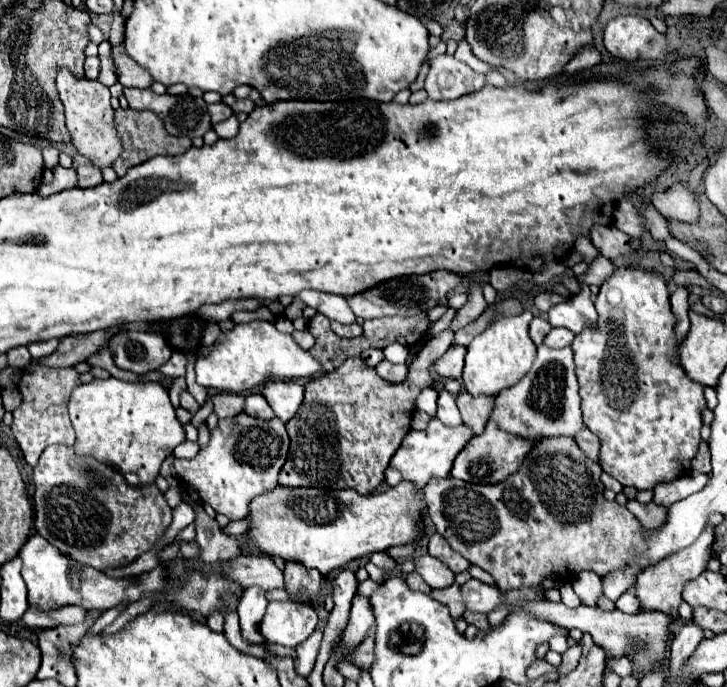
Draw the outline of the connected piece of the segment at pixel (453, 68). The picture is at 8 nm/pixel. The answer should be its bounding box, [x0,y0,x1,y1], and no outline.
[426,54,486,100]

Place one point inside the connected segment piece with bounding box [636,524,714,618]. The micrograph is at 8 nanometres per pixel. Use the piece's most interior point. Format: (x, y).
(659, 588)

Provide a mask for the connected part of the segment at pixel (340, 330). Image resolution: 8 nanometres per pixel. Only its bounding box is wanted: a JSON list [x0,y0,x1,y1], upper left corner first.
[332,320,356,338]

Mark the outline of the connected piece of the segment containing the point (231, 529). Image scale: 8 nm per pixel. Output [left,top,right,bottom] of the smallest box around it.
[224,518,250,536]

